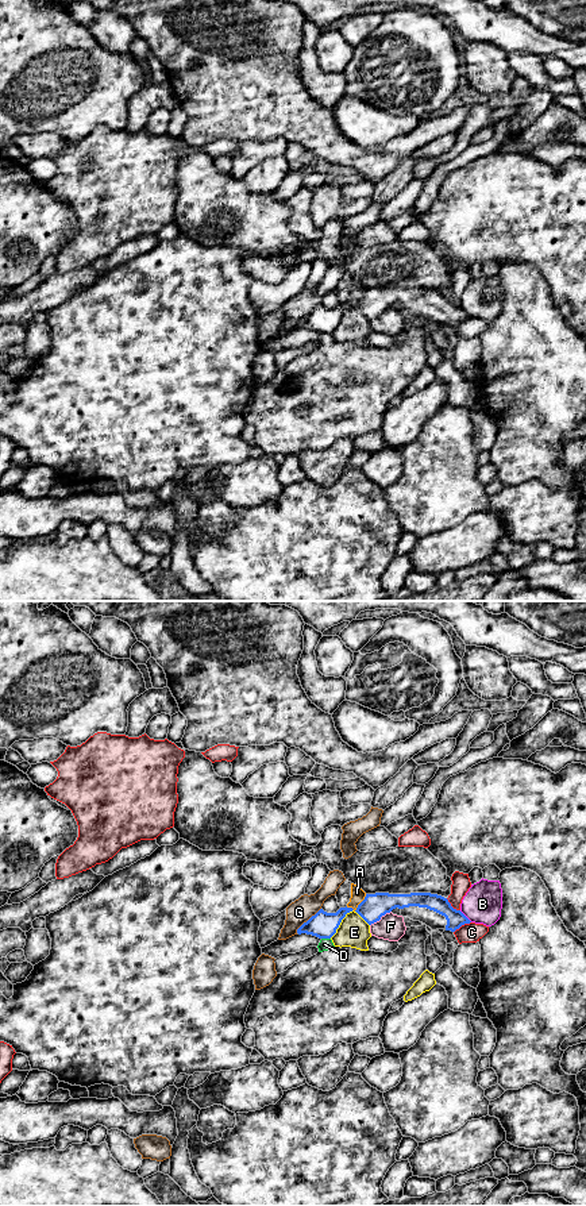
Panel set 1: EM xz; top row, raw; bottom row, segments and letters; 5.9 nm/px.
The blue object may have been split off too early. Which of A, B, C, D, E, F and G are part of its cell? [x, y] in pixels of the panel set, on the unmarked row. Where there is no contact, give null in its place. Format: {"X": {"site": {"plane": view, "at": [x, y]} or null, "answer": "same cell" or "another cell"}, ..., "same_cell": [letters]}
{"A": {"site": {"plane": "xz", "at": [358, 301]}, "answer": "another cell"}, "B": {"site": {"plane": "xz", "at": [465, 311]}, "answer": "another cell"}, "C": {"site": {"plane": "xz", "at": [462, 319]}, "answer": "another cell"}, "D": {"site": {"plane": "xz", "at": [326, 332]}, "answer": "another cell"}, "E": {"site": {"plane": "xz", "at": [340, 316]}, "answer": "another cell"}, "F": {"site": {"plane": "xz", "at": [380, 313]}, "answer": "another cell"}, "G": {"site": {"plane": "xz", "at": [308, 315]}, "answer": "another cell"}, "same_cell": []}

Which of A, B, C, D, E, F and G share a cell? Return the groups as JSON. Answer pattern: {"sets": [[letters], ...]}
{"sets": [["A", "E"], ["B"], ["C"], ["D"], ["F"], ["G"]]}

